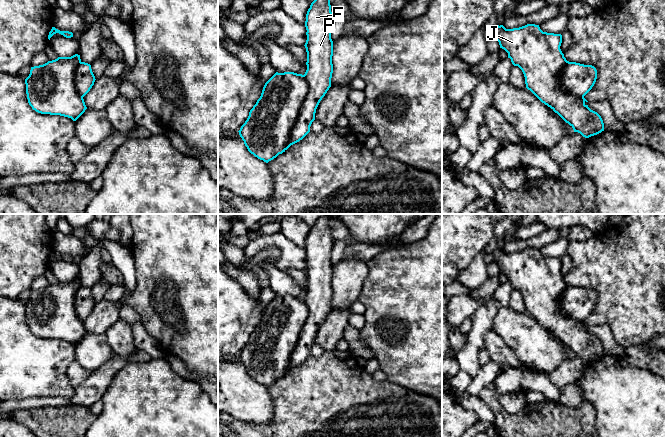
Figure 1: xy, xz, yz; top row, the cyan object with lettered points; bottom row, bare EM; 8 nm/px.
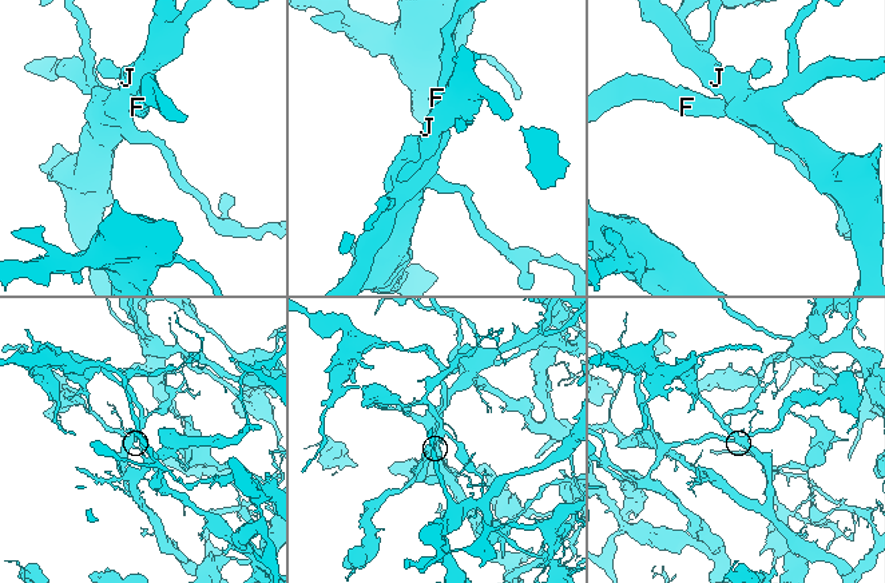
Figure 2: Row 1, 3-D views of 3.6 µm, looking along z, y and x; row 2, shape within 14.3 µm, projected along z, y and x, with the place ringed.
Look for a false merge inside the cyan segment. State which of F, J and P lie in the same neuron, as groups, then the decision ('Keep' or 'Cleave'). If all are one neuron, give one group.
Groups: F P / J. Cleave

